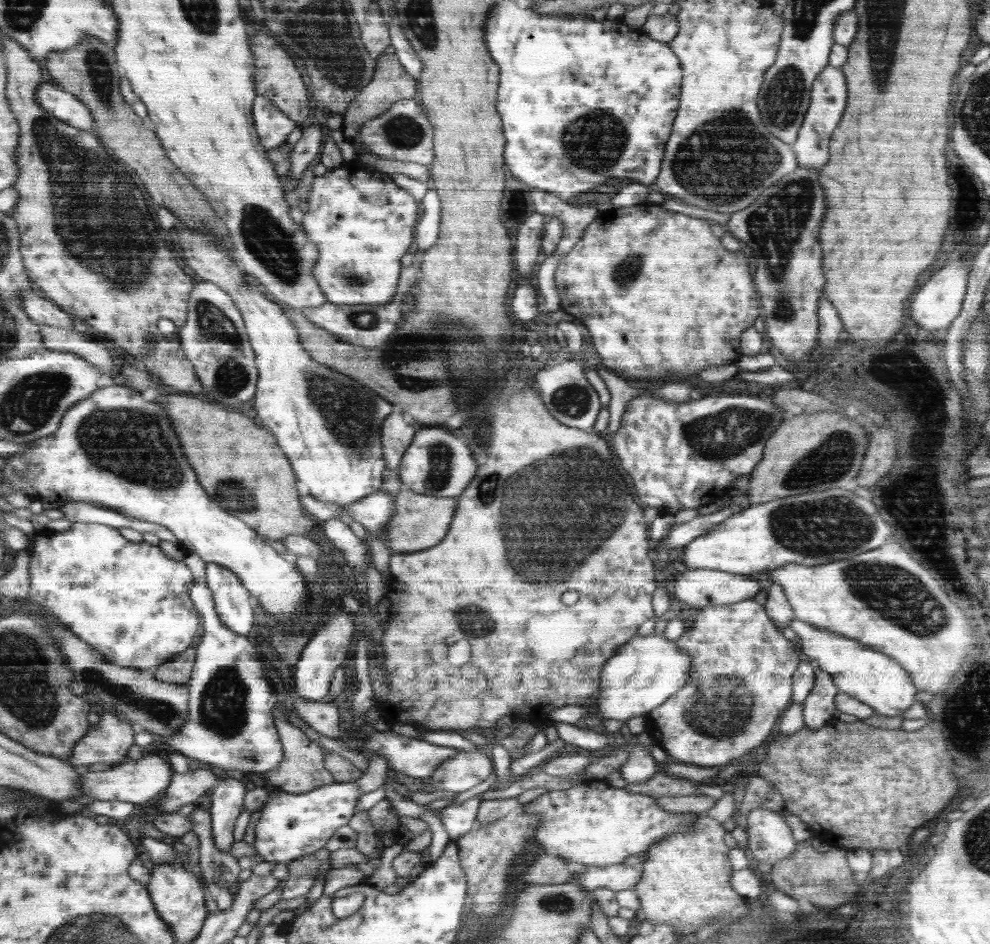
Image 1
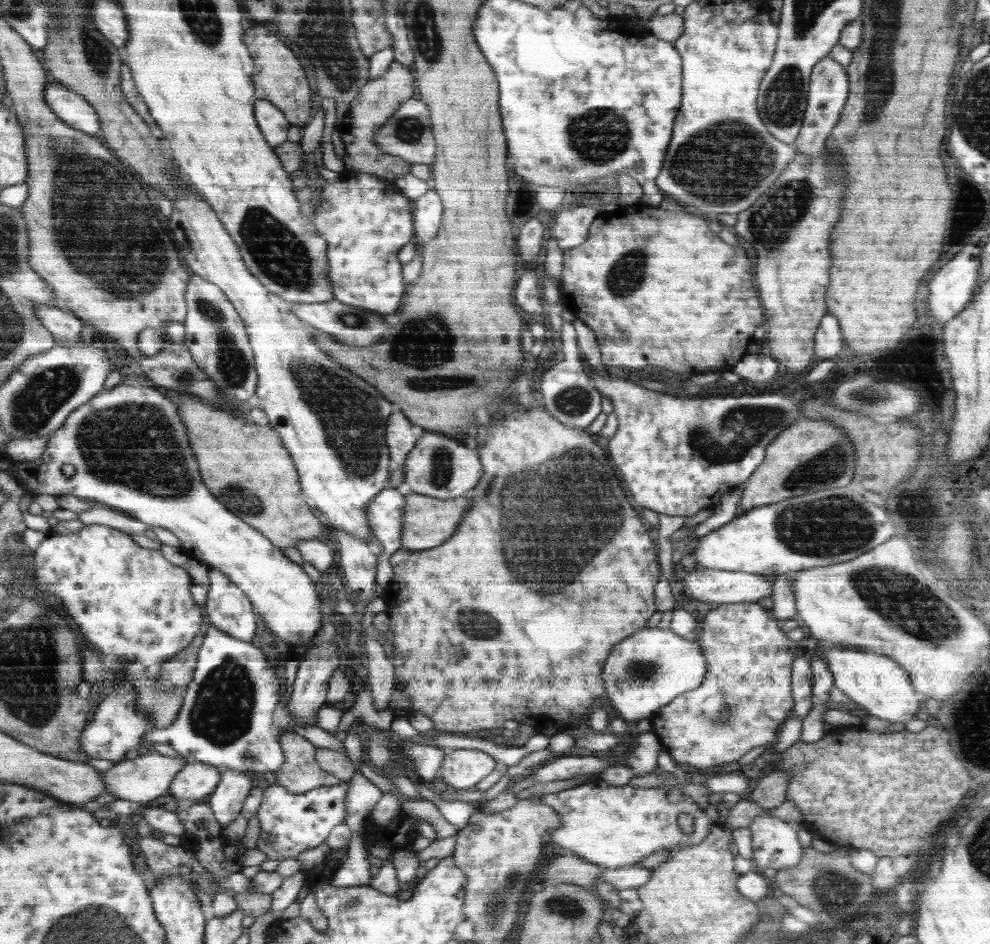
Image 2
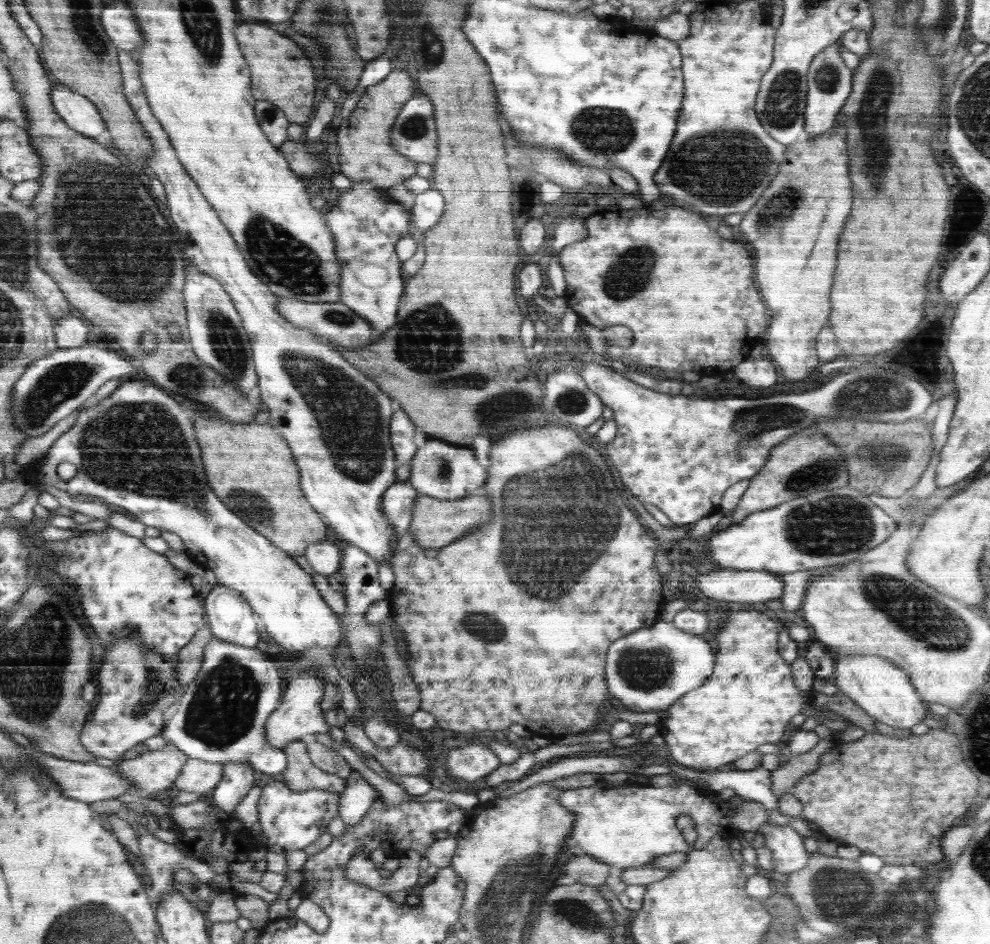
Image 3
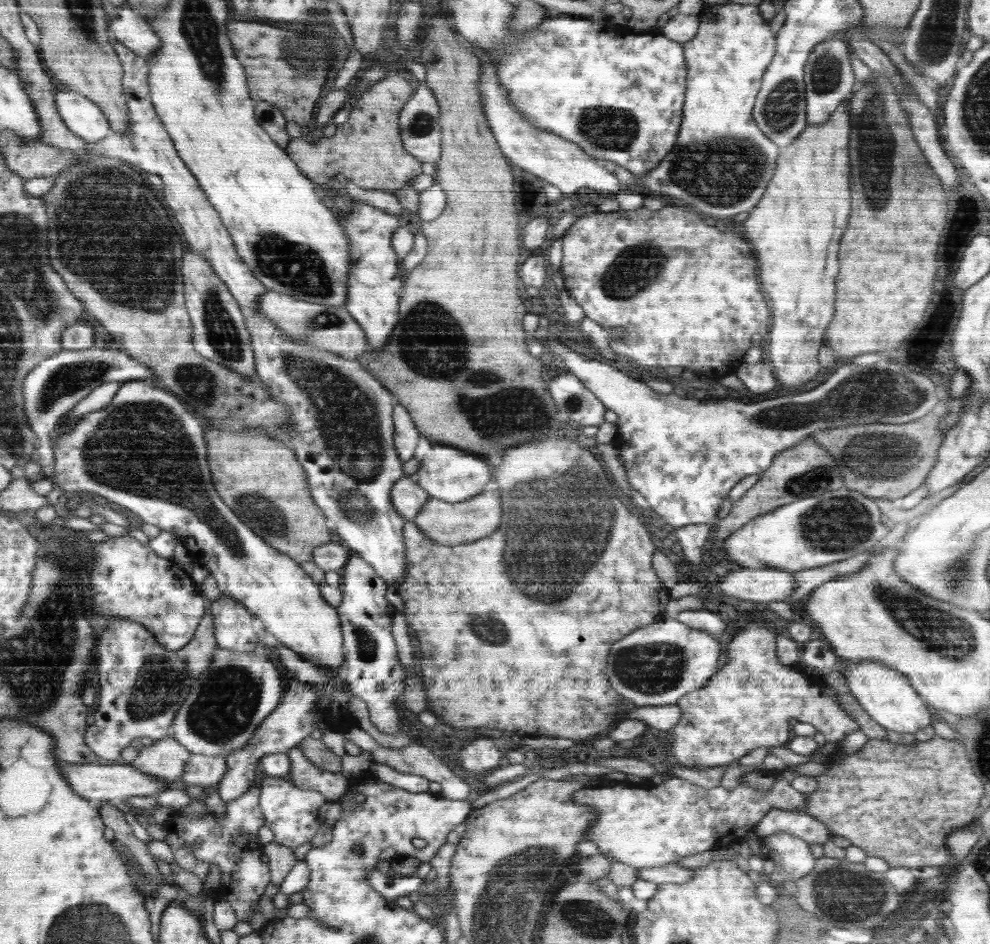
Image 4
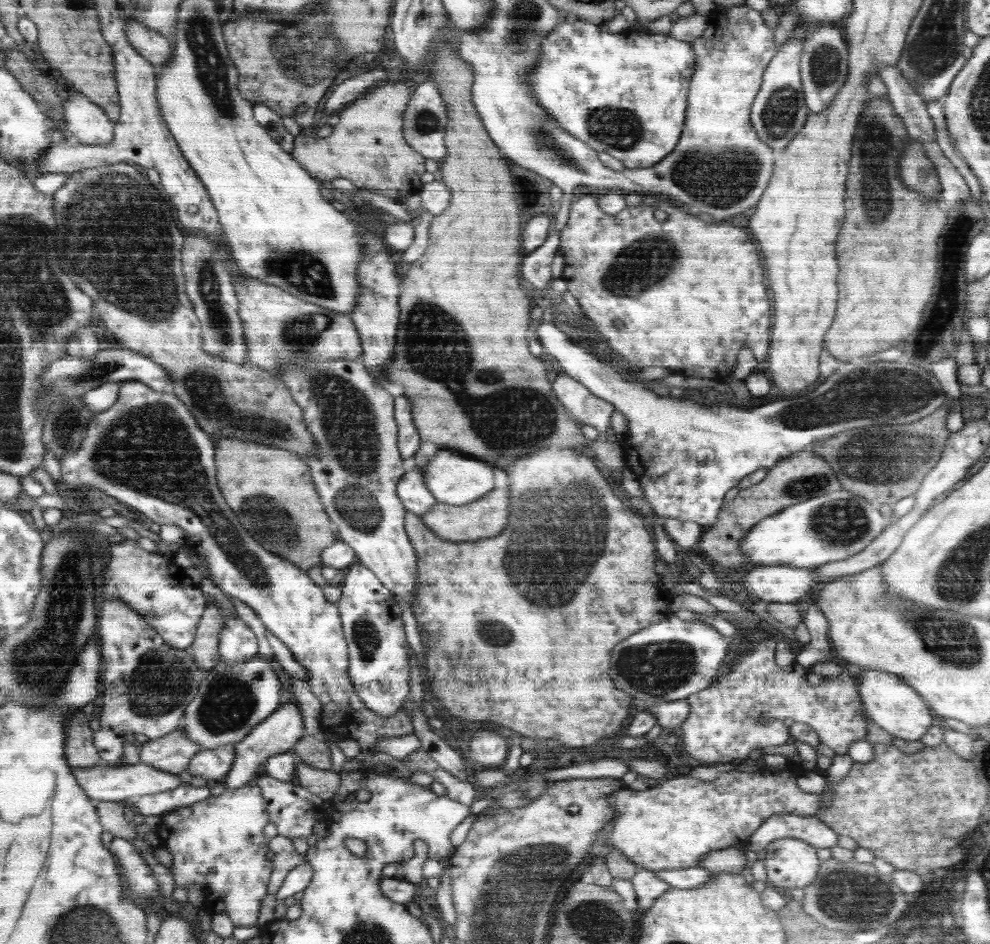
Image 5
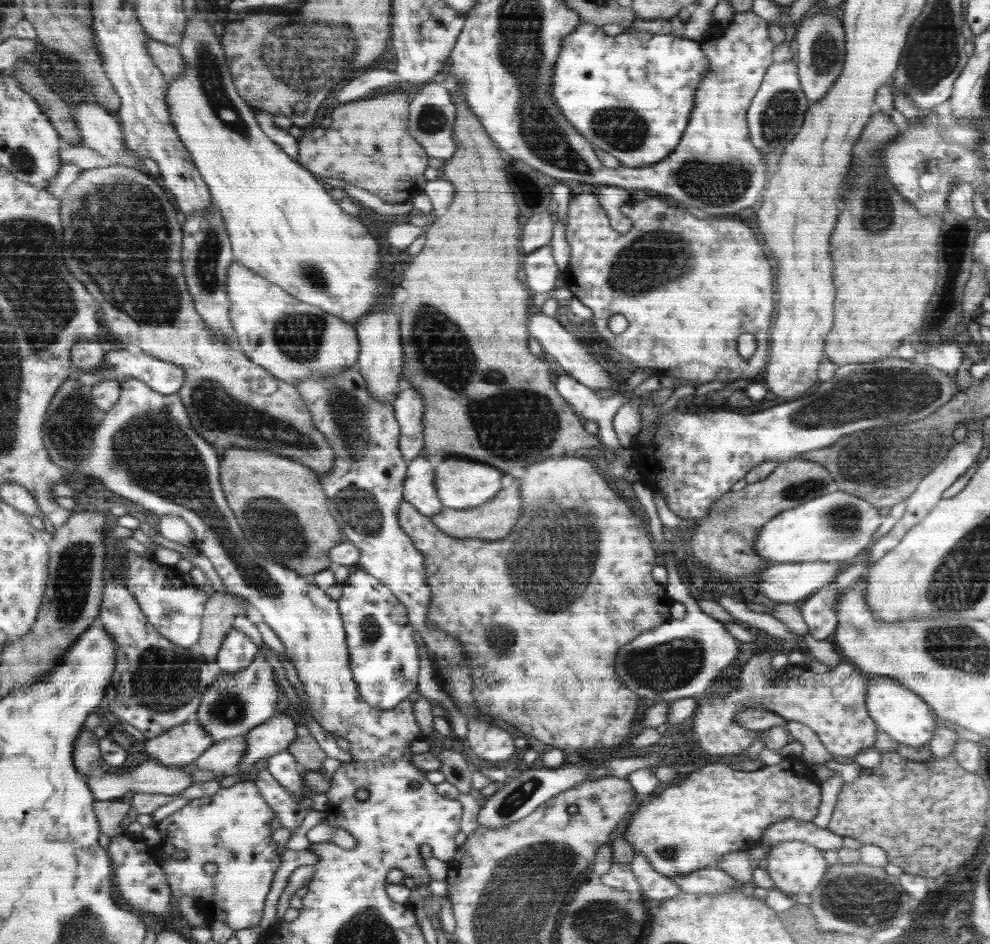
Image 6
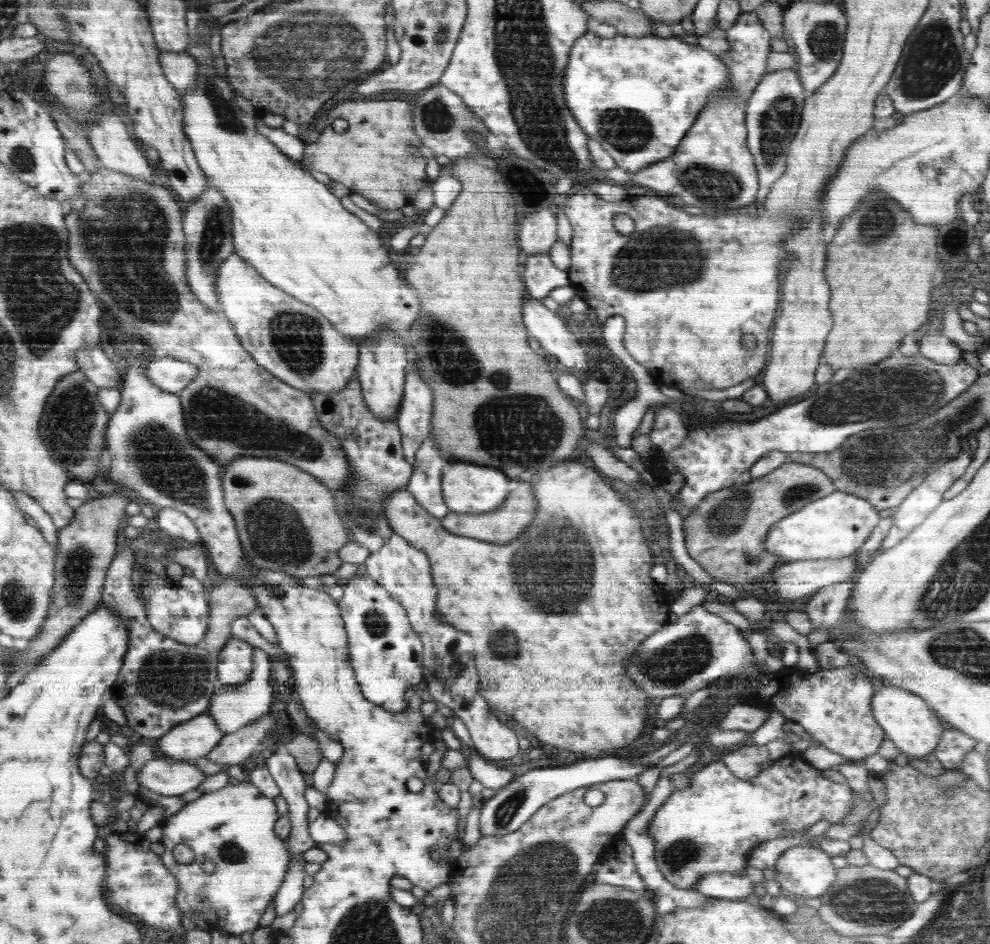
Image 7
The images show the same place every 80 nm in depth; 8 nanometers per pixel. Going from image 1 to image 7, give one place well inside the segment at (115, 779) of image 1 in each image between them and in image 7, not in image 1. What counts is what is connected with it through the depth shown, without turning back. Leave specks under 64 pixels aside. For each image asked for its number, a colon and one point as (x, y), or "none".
2: (146, 777)
3: (152, 773)
4: (165, 759)
5: (172, 753)
6: (181, 746)
7: (194, 739)

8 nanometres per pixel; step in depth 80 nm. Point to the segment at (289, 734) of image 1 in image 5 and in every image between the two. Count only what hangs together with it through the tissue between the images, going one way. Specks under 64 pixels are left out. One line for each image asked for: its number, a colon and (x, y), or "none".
2: (300, 773)
3: (301, 774)
4: (303, 773)
5: (324, 783)

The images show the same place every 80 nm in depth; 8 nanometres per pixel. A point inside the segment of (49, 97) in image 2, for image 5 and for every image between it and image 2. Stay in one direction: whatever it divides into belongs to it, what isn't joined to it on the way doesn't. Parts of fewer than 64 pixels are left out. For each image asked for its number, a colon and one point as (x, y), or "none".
3: (81, 113)
4: (84, 117)
5: (87, 123)

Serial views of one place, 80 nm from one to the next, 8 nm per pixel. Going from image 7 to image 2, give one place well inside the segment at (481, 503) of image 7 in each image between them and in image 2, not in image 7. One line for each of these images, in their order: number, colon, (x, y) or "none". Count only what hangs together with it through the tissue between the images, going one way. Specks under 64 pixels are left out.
2: (440, 467)
3: (440, 470)
4: (447, 474)
5: (454, 480)
6: (459, 485)

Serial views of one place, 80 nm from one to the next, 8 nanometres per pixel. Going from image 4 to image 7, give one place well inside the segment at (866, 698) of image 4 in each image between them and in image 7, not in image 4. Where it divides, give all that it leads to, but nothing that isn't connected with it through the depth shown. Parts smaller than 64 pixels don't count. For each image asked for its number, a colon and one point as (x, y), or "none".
5: (889, 701)
6: (902, 713)
7: (907, 719)

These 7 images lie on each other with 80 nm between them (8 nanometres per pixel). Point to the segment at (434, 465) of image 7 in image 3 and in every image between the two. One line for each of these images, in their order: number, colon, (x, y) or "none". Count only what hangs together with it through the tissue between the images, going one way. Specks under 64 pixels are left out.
3: (399, 499)
4: (408, 498)
5: (413, 492)
6: (419, 490)

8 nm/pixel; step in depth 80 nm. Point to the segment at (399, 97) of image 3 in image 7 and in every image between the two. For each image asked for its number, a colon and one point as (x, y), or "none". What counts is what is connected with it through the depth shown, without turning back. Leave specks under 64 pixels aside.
4: (367, 149)
5: (367, 145)
6: (368, 145)
7: (380, 157)

